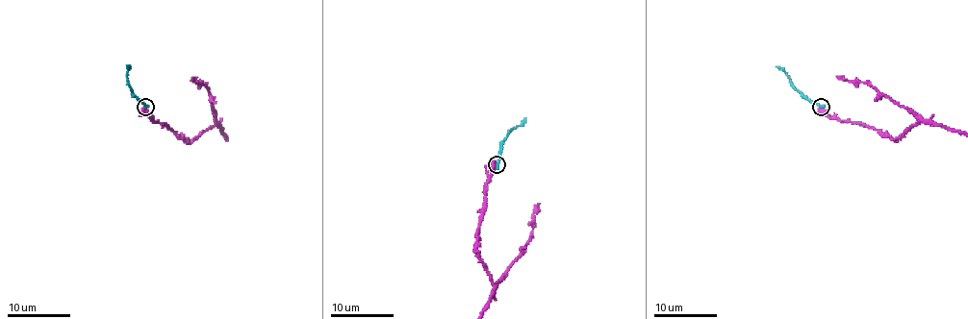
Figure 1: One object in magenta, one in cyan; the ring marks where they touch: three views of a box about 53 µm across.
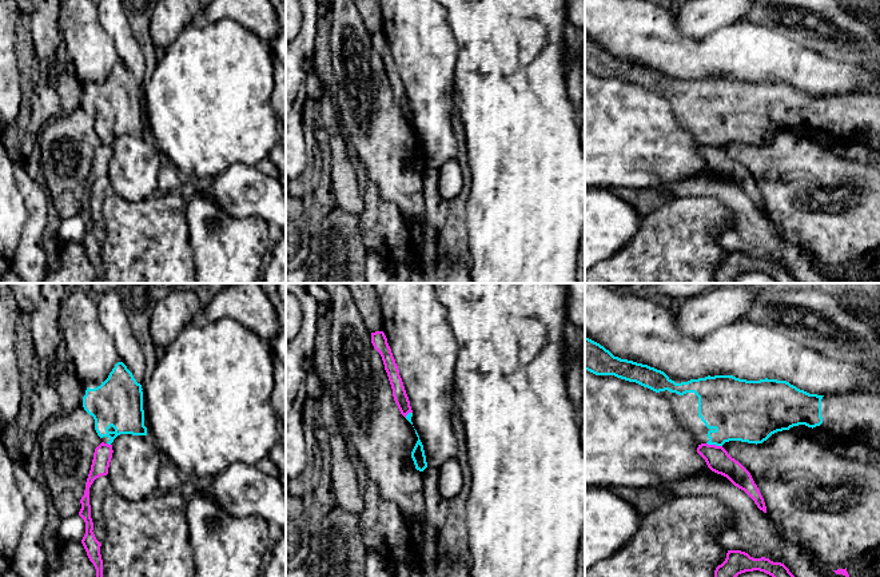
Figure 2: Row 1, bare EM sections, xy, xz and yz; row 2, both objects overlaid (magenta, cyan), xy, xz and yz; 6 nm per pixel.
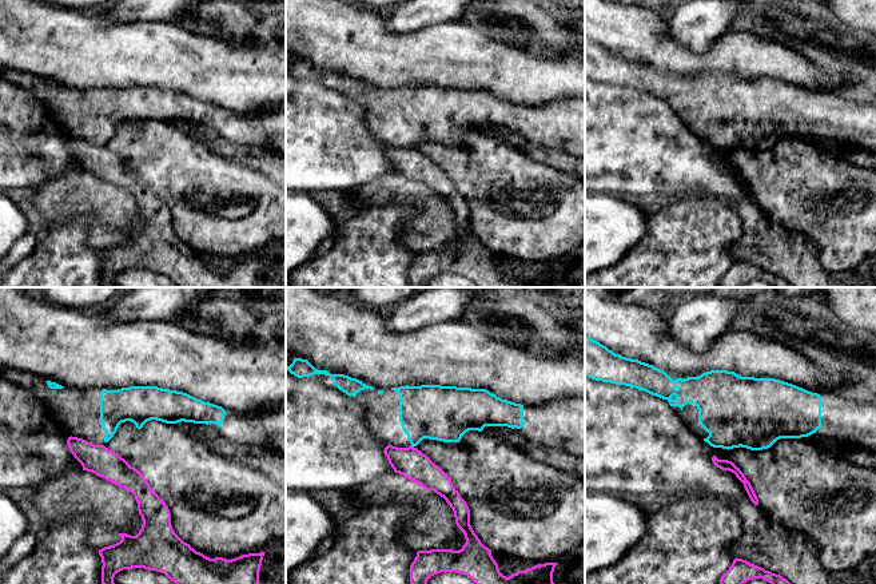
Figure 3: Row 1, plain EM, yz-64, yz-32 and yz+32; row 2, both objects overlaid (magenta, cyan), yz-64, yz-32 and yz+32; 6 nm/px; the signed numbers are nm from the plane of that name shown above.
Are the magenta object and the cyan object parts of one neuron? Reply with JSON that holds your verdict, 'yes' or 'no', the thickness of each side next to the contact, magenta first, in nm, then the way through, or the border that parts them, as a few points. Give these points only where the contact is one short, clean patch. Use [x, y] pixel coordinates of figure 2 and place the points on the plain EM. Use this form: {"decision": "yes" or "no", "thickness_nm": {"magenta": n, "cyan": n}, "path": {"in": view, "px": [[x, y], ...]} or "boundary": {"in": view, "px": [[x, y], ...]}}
{"decision": "no", "thickness_nm": {"magenta": 140, "cyan": 360}, "boundary": {"in": "yz", "px": [[707, 143], [721, 147]]}}

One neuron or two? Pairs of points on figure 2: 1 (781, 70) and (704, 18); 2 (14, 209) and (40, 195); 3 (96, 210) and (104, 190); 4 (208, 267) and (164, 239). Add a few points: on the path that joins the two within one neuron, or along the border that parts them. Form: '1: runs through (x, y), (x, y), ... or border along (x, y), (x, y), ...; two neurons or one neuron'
1: border along (736, 20), (716, 28), (700, 40), (689, 38); two neurons
2: border along (14, 174), (27, 214), (22, 234); two neurons
3: runs through (96, 205), (99, 195); one neuron
4: border along (187, 227), (192, 266), (195, 269); two neurons

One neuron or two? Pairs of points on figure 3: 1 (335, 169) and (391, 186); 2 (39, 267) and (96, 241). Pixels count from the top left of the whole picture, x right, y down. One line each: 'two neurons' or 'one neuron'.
1: two neurons
2: two neurons

